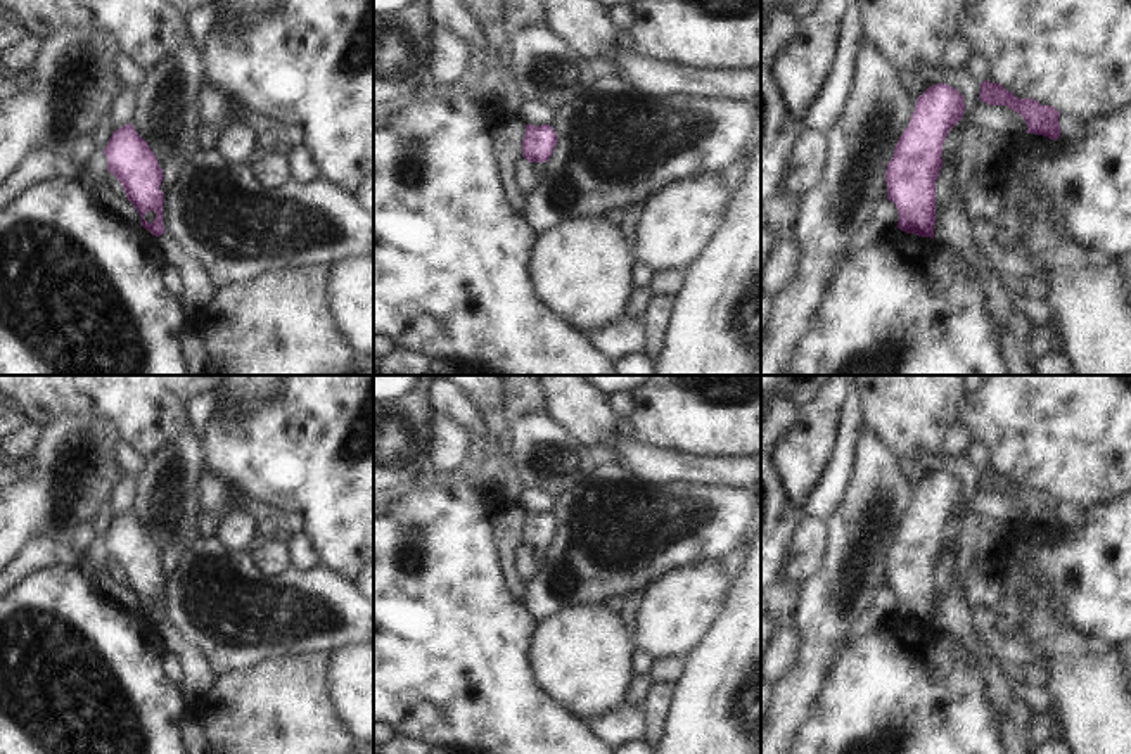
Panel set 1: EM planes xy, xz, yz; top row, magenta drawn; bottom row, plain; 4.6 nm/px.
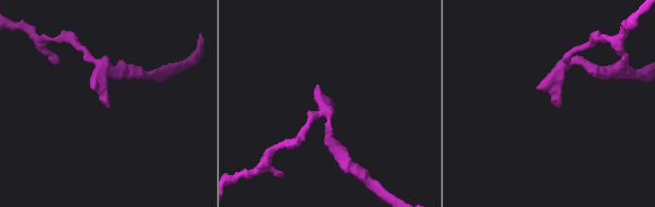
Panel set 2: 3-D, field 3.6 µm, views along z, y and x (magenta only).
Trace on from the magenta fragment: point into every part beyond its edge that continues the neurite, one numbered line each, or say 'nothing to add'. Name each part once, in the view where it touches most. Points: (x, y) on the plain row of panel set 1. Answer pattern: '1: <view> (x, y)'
nothing to add

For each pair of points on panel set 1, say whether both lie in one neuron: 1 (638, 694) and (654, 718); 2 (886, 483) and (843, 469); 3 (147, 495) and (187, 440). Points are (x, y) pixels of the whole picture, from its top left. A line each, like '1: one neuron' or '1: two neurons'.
1: two neurons
2: two neurons
3: one neuron

